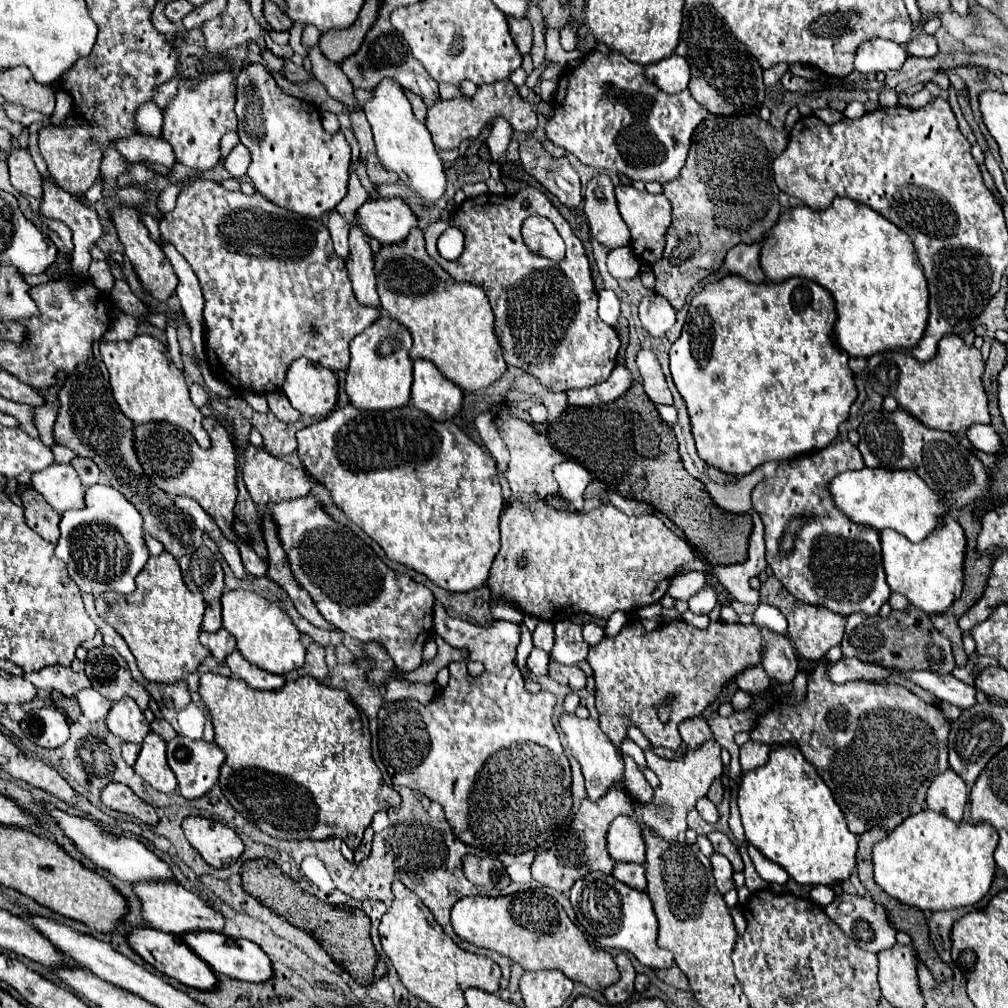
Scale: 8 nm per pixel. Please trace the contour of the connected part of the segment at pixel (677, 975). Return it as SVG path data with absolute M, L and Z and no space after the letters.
M673 964L671 968L665 968L665 970L655 970L655 974L657 974L659 980L663 980L665 984L669 984L669 986L673 986L673 988L679 988L679 990L687 990L687 988L689 988L687 978L685 978L685 974L677 968L677 964Z

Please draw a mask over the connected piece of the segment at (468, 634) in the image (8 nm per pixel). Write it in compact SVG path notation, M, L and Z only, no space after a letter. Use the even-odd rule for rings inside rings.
M435 602L435 608L433 608L433 622L435 622L435 632L451 646L455 648L465 648L473 660L481 662L485 666L483 674L479 674L477 678L469 676L467 674L467 668L463 662L451 662L449 664L449 684L445 686L445 690L441 690L441 694L431 700L427 706L413 706L415 708L415 714L419 716L415 724L405 724L405 722L399 722L399 724L391 724L387 722L387 716L393 712L401 712L401 710L409 710L405 708L401 702L391 702L387 708L381 708L381 732L379 732L379 752L381 752L381 760L391 776L391 782L397 786L409 786L417 792L421 792L423 796L427 796L429 800L433 802L439 802L445 810L445 818L449 822L449 826L453 828L455 836L459 836L459 840L463 840L465 844L473 846L473 848L479 848L479 850L485 850L493 856L497 854L523 854L523 852L529 852L529 850L535 850L537 846L545 844L547 840L551 840L555 836L555 832L565 824L569 812L571 812L571 806L573 806L573 800L571 800L571 768L569 768L569 760L567 756L563 754L563 746L561 746L561 740L559 740L559 734L553 726L553 710L555 710L555 704L557 704L557 698L549 692L539 692L539 694L531 694L525 690L525 680L515 664L515 654L517 654L517 646L519 646L519 640L521 640L521 628L517 624L511 624L511 622L503 622L503 620L495 620L491 622L489 626L475 626L475 624L469 624L465 620L457 620L457 618L449 618L445 614L445 608L441 602ZM421 722L425 724L425 730L429 734L429 750L421 762Z

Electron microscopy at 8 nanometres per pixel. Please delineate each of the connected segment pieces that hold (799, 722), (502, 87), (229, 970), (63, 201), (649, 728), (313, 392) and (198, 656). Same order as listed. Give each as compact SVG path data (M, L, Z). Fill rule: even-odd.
M819 662L817 668L809 674L809 682L807 682L807 694L805 694L805 700L799 704L799 706L787 706L787 704L775 704L773 710L769 710L765 716L761 716L757 720L757 726L755 730L751 732L751 740L755 742L763 742L763 744L787 744L787 742L793 742L797 744L797 748L805 754L805 760L811 762L819 776L825 780L825 784L831 788L833 792L833 798L835 802L839 804L841 812L845 814L845 820L847 820L847 826L849 830L855 834L855 836L861 836L865 834L867 830L871 828L881 828L885 832L891 832L895 826L899 826L905 818L909 818L911 814L917 814L925 808L925 794L927 794L927 788L929 784L935 780L937 774L945 772L949 768L947 764L947 736L949 736L949 728L951 728L951 722L941 714L941 710L933 704L927 704L923 702L919 696L915 696L911 690L903 688L903 686L895 686L895 684L873 684L873 682L847 682L847 684L833 684L827 680L825 676L825 662Z
M501 80L493 84L481 84L473 98L455 98L455 100L439 100L435 108L427 112L427 130L433 136L433 144L441 150L459 148L463 140L475 140L483 126L493 122L497 116L503 116L515 130L533 132L537 128L537 116L529 104L525 104L511 80Z
M189 932L183 934L183 940L203 962L207 962L207 966L213 972L225 974L229 978L245 980L245 982L263 982L271 978L271 960L257 944L245 938L231 938L221 932Z
M43 178L43 198L41 198L41 206L39 206L39 214L45 218L53 218L59 220L63 224L67 224L73 230L73 260L71 260L71 268L77 276L87 276L89 264L91 264L91 248L95 246L95 242L101 238L103 228L101 228L101 220L95 208L89 208L85 204L81 204L75 196L71 196L69 192L63 192L63 188L59 188L57 184L53 184L51 180Z
M639 620L627 622L627 626L615 636L615 638L603 638L597 646L589 648L587 664L595 672L597 692L601 698L597 698L597 710L601 714L601 730L611 738L613 744L621 744L623 738L627 738L625 730L627 726L637 726L649 742L655 742L655 746L663 748L681 748L681 736L679 736L679 724L687 718L699 718L705 708L715 702L721 696L723 686L733 680L737 674L741 674L745 668L755 666L761 662L763 656L763 636L757 630L757 626L749 624L725 624L725 622L711 622L705 630L699 630L687 622L675 620L673 624L661 624L653 632L645 632ZM673 696L671 706L671 720L663 724L657 718L657 710Z
M305 358L295 360L281 386L291 406L305 416L327 416L337 402L337 376Z
M161 552L159 556L151 556L147 560L143 572L139 572L139 576L135 578L135 584L137 584L137 588L133 594L103 592L103 594L95 596L97 614L123 636L123 640L127 642L129 650L133 652L133 656L137 660L141 674L147 680L151 680L151 682L177 682L177 680L187 678L187 674L195 672L197 666L203 662L203 658L209 656L209 652L197 640L199 624L203 620L203 610L205 610L203 596L199 596L199 592L191 592L183 584L179 564L169 552Z

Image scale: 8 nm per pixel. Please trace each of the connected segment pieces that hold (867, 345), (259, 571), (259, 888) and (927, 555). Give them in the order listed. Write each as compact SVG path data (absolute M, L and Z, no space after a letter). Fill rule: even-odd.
M835 198L825 210L811 210L809 206L783 210L761 244L759 260L769 282L785 282L799 276L817 282L833 296L837 308L835 338L849 356L867 358L881 350L913 348L925 332L929 292L909 236L869 206L851 198Z
M237 544L237 546L241 548L241 558L243 558L247 572L253 576L265 576L267 574L267 562L263 562L251 548L243 548L243 544Z
M267 858L247 860L243 864L241 878L243 878L243 890L245 892L255 896L259 902L263 902L267 908L271 908L277 916L285 918L289 924L303 928L307 934L311 934L329 952L329 956L339 966L343 966L343 970L347 970L347 974L357 984L371 986L375 982L375 970L377 970L377 976L387 974L387 966L379 960L379 954L373 948L371 934L369 934L371 922L369 922L369 916L365 912L341 910L341 908L335 908L335 906L321 902L313 894L303 892L295 880L285 876L281 872L281 868L277 864L273 864L271 860L267 862ZM303 902L307 902L307 906L303 906Z
M943 516L943 524L939 524L929 536L917 544L909 542L905 536L899 536L891 530L881 532L881 556L883 556L883 568L887 574L887 584L893 592L903 594L913 606L921 608L927 614L933 612L945 612L949 604L961 596L963 586L963 558L965 558L965 534L959 522L953 516Z

